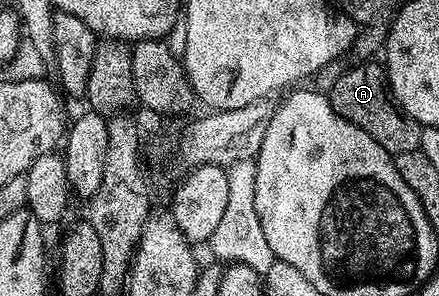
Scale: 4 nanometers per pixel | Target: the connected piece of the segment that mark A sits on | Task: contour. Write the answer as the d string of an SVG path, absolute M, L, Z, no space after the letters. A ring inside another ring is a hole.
M364 60L356 64L360 66L349 65L344 73L334 80L334 88L327 91L330 104L334 112L342 116L342 120L350 120L350 124L358 124L358 128L362 128L366 136L374 136L374 140L378 140L378 144L382 144L388 154L395 156L402 152L419 150L422 127L396 105L388 85L385 67L377 62Z

